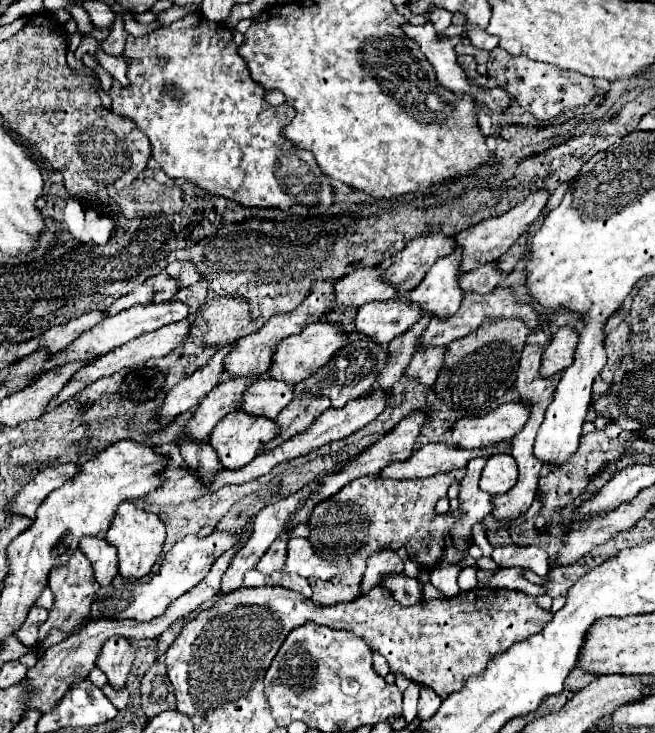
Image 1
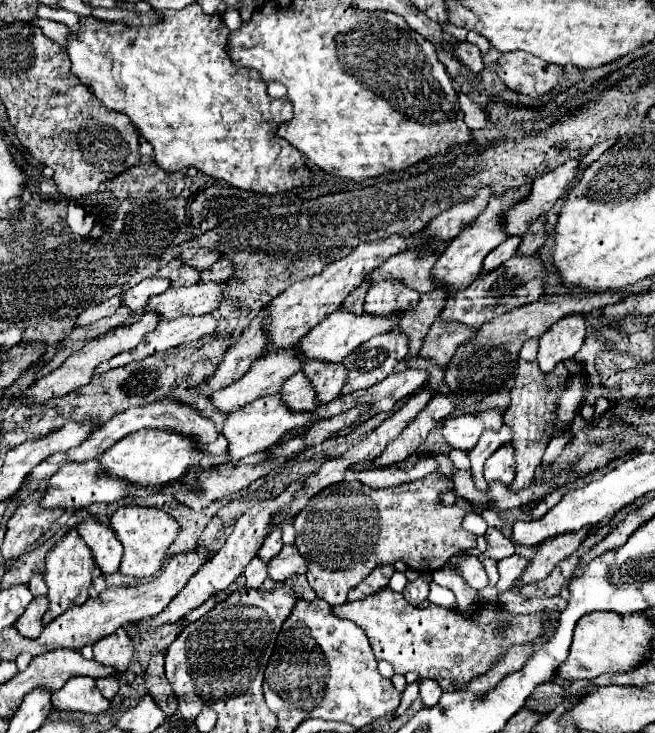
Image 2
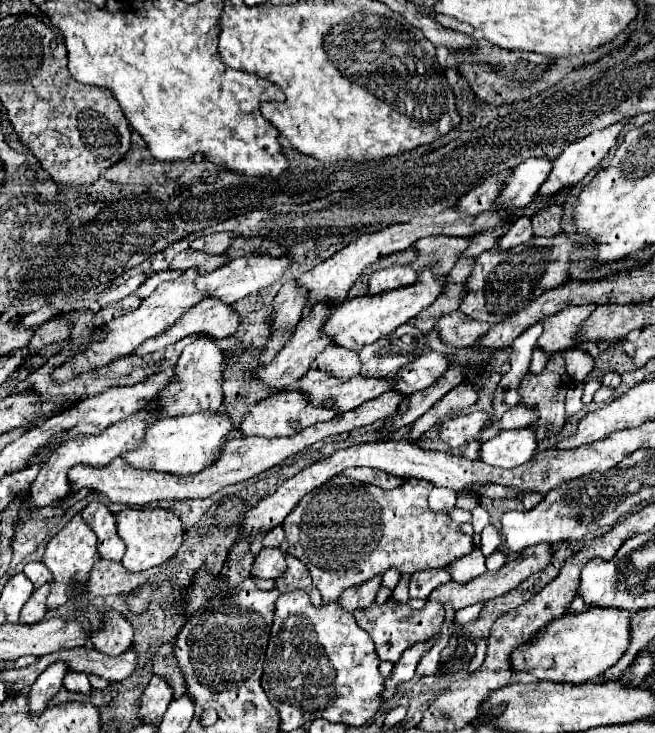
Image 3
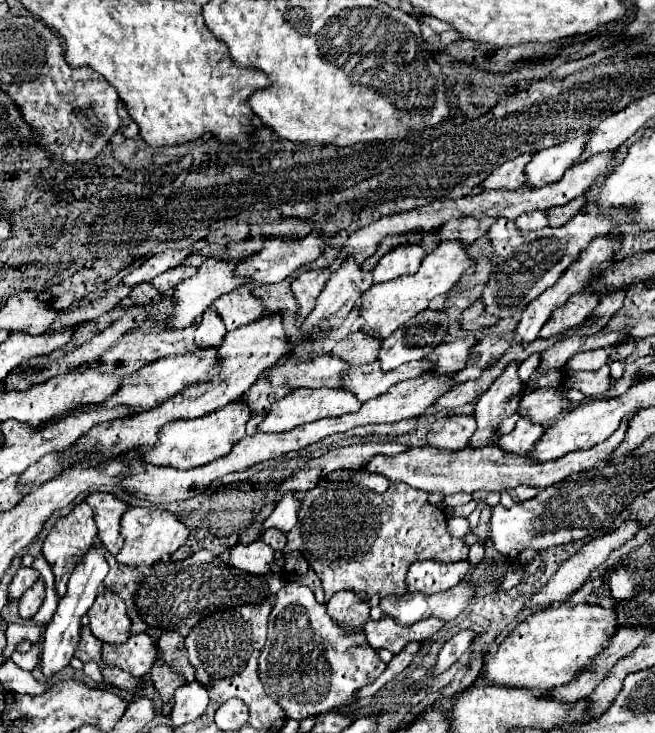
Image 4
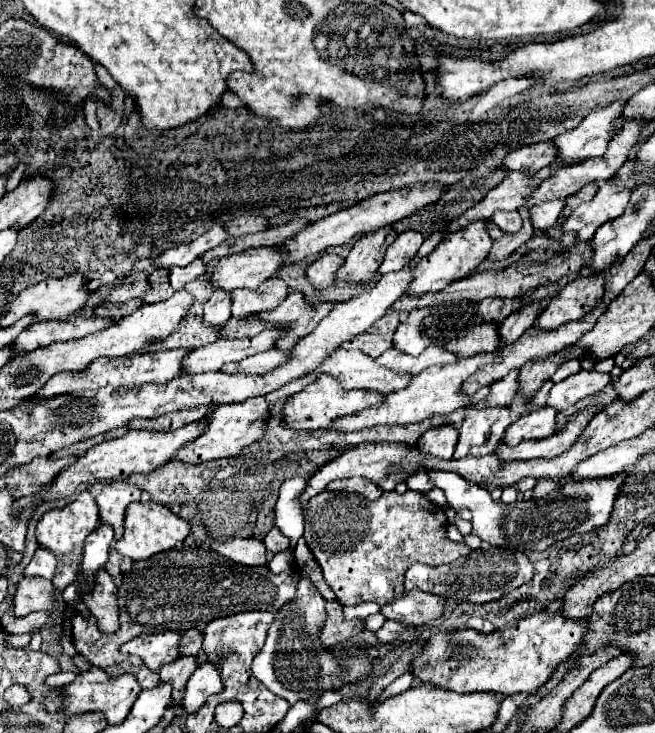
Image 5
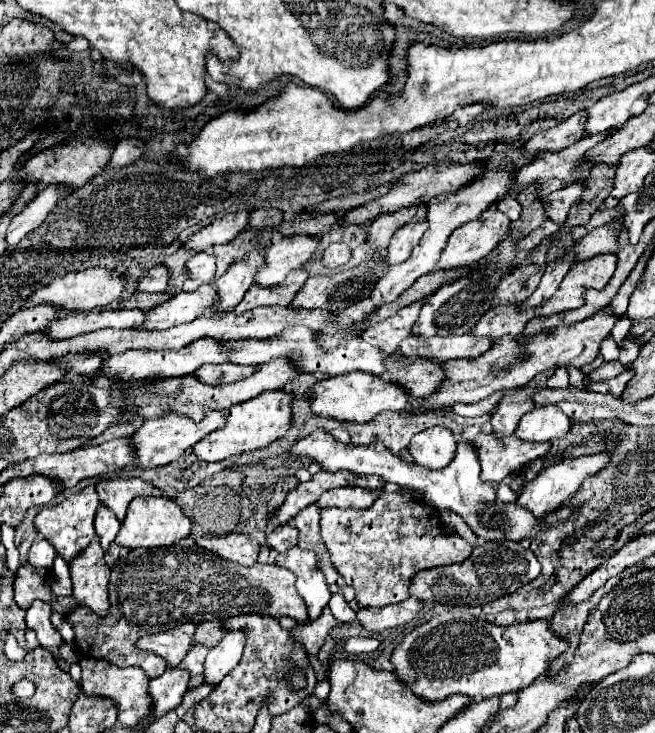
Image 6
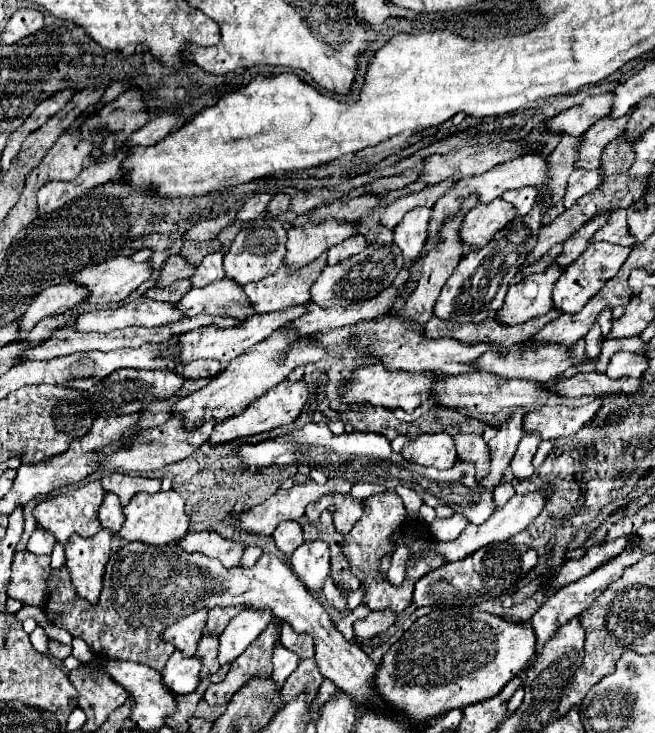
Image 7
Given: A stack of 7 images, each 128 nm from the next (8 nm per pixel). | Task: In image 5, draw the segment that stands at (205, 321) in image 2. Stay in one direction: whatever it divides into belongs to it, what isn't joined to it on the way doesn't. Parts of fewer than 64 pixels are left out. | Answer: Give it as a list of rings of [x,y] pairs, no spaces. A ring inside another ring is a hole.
[[[278,276],[266,280],[258,290],[236,290],[232,292],[232,316],[244,318],[248,314],[272,310],[280,306],[284,296],[288,296],[288,284]]]

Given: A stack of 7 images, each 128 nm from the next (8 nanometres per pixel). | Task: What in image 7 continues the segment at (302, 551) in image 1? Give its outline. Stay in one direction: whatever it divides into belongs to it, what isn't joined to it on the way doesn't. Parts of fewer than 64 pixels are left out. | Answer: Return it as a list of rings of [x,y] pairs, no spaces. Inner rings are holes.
[[[212,530],[188,532],[182,540],[178,540],[178,546],[184,552],[200,552],[210,558],[218,558],[226,568],[238,566],[242,550],[244,550],[242,544],[230,542]]]

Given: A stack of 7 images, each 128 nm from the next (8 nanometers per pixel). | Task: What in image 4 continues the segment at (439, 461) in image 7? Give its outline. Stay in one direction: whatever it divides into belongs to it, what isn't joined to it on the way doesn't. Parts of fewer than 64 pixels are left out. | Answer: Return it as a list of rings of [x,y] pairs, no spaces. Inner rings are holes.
[[[446,416],[438,418],[432,424],[432,430],[428,432],[428,446],[458,452],[460,448],[468,446],[468,440],[472,438],[476,430],[476,422],[472,416]]]

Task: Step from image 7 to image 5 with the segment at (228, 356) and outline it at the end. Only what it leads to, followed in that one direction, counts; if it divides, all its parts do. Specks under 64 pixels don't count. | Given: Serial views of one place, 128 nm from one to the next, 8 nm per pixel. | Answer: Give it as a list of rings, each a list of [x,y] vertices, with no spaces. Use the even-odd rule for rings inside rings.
[[[178,348],[178,350],[158,350],[158,352],[146,352],[146,354],[134,354],[134,356],[124,356],[124,358],[102,358],[94,360],[88,368],[80,372],[70,372],[70,374],[56,374],[52,376],[46,386],[36,394],[36,398],[50,398],[56,394],[70,394],[76,390],[84,388],[102,388],[102,386],[112,386],[112,388],[136,388],[148,382],[158,382],[164,384],[176,376],[182,376],[184,372],[184,356],[192,352],[190,348]]]

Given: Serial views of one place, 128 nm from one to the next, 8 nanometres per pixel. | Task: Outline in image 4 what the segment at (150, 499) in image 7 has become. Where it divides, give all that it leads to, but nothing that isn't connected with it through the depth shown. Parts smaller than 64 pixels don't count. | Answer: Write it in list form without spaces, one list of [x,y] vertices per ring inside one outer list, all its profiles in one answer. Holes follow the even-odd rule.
[[[128,508],[122,516],[120,534],[124,538],[122,550],[116,560],[128,566],[152,566],[158,560],[172,556],[188,538],[188,528],[168,510],[160,508]]]

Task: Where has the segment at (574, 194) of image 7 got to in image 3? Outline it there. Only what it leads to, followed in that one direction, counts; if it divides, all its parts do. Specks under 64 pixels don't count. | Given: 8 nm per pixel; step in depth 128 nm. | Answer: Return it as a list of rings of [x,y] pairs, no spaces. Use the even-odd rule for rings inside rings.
[[[520,216],[516,222],[510,224],[510,230],[498,240],[498,246],[500,248],[514,248],[518,244],[524,244],[528,242],[530,238],[534,236],[534,230],[532,230],[532,222],[528,216]]]

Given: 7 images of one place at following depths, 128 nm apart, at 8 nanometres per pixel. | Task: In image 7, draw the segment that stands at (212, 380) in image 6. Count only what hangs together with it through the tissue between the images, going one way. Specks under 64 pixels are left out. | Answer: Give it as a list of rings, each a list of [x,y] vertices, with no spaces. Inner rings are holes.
[[[194,360],[192,364],[176,364],[176,374],[182,378],[208,378],[216,376],[222,370],[222,364],[216,360]]]

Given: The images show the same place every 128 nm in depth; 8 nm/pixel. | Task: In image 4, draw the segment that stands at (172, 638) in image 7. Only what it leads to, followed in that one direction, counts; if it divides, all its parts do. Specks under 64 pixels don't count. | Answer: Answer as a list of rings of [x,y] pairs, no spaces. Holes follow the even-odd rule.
[[[148,632],[132,634],[124,644],[102,646],[102,658],[106,664],[130,670],[134,676],[146,676],[160,654],[162,650],[158,648],[158,642]]]

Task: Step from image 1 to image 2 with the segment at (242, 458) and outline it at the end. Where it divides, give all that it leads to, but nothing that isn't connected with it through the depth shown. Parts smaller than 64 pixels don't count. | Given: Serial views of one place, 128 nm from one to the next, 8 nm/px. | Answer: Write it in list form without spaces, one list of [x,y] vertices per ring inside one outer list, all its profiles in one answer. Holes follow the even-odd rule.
[[[278,394],[276,396],[256,398],[252,404],[246,404],[244,408],[238,408],[236,412],[230,412],[228,420],[226,420],[224,428],[222,428],[222,434],[228,438],[230,460],[236,462],[240,458],[246,458],[248,454],[256,454],[260,450],[270,448],[284,434],[306,426],[310,420],[316,422],[318,416],[314,416],[312,412],[294,412],[294,410],[290,410],[286,404],[282,404],[282,400],[280,400]]]

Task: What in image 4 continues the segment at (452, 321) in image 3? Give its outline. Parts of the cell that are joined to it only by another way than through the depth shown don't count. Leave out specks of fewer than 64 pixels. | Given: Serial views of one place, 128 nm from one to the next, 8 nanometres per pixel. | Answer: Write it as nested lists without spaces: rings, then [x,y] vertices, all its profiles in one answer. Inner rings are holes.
[[[474,302],[466,312],[460,316],[460,324],[464,330],[480,330],[484,326],[496,324],[498,318],[486,312],[486,306],[482,302]]]

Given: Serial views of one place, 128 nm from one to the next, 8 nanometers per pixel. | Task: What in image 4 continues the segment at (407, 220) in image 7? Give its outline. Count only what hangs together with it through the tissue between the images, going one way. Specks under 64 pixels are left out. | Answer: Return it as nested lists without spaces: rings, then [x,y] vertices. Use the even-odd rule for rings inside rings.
[[[402,244],[384,254],[374,268],[374,282],[388,282],[402,274],[414,274],[424,258],[424,250],[418,244]]]

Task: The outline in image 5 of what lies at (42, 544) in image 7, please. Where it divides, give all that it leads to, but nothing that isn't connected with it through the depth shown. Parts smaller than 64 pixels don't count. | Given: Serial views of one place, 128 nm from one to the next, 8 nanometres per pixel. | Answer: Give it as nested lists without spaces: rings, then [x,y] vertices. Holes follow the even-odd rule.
[[[38,546],[38,550],[34,552],[30,564],[24,570],[24,576],[42,576],[42,578],[52,578],[56,570],[56,556],[52,556],[52,552],[48,552],[46,548]]]

